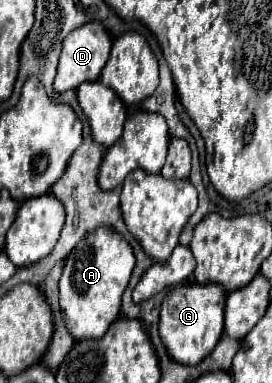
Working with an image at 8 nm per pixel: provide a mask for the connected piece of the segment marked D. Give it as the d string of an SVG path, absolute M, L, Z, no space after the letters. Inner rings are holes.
M90 21L90 25L82 25L82 29L74 29L74 33L70 33L70 37L66 37L66 41L62 43L60 63L54 79L54 91L62 93L68 89L76 89L84 81L96 81L100 77L104 63L108 61L110 47L112 47L112 39L100 21Z

